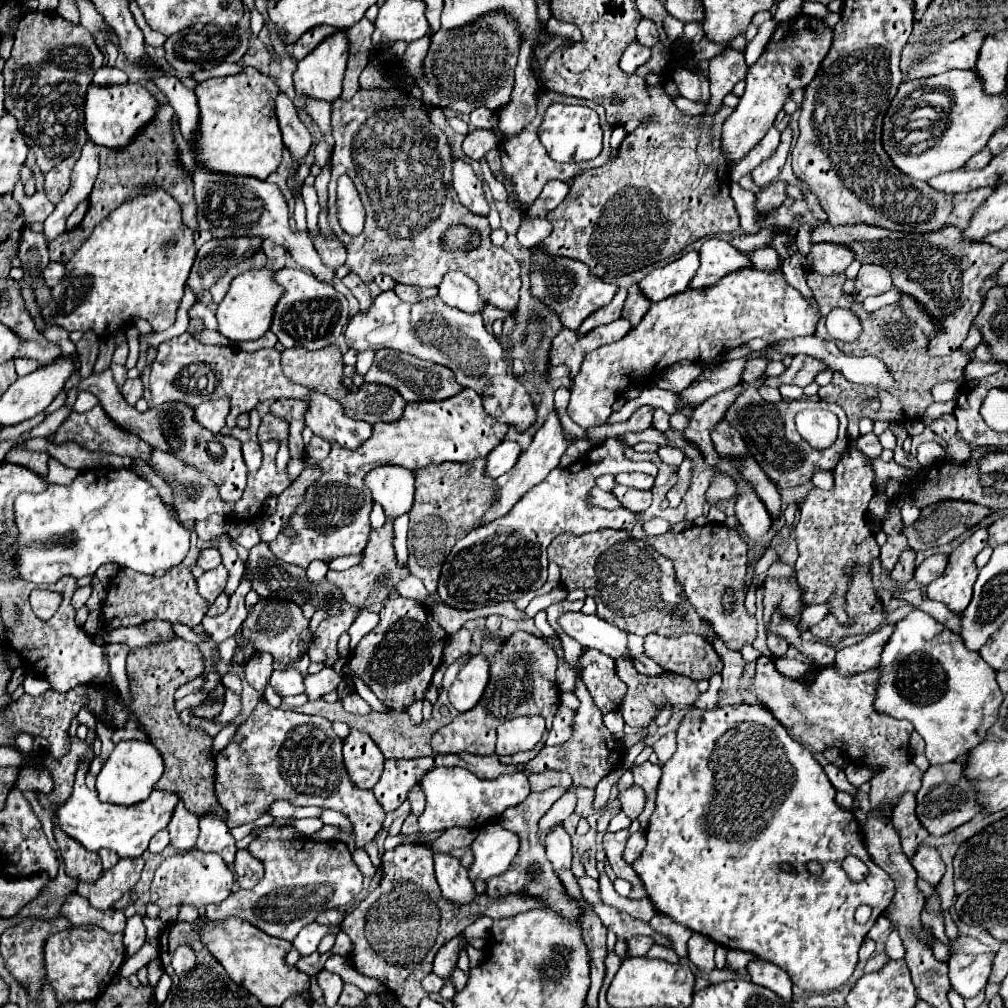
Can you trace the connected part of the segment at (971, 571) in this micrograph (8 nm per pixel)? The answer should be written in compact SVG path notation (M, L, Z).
M979 527L971 539L961 543L951 555L945 573L927 587L927 599L945 603L953 613L963 613L973 595L973 583L977 579L975 555L985 547L987 529Z

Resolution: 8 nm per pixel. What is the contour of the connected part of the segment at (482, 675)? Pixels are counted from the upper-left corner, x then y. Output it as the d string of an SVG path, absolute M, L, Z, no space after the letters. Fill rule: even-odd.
M481 653L471 655L449 689L451 705L459 713L473 709L485 691L487 679L489 679L489 661Z

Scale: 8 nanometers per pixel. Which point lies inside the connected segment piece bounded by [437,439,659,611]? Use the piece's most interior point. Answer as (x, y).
(488, 566)

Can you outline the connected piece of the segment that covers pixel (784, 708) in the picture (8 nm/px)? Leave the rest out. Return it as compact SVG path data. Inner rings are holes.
M761 657L757 661L757 673L753 679L753 691L757 693L757 697L771 709L771 713L785 725L791 729L791 735L801 739L803 743L811 745L815 751L823 753L825 747L837 747L845 751L863 751L861 763L867 767L881 767L879 775L871 779L871 807L885 807L891 809L897 803L897 797L905 791L913 791L917 793L917 789L921 787L921 777L923 773L913 765L913 757L909 753L909 735L913 731L913 725L909 721L897 721L893 717L881 717L879 713L875 713L873 709L873 687L877 683L877 669L869 671L869 673L859 673L853 677L841 677L839 673L835 673L833 667L827 667L823 671L817 673L817 677L813 679L813 683L803 685L799 681L787 679L783 677L775 665L773 659L769 657Z

